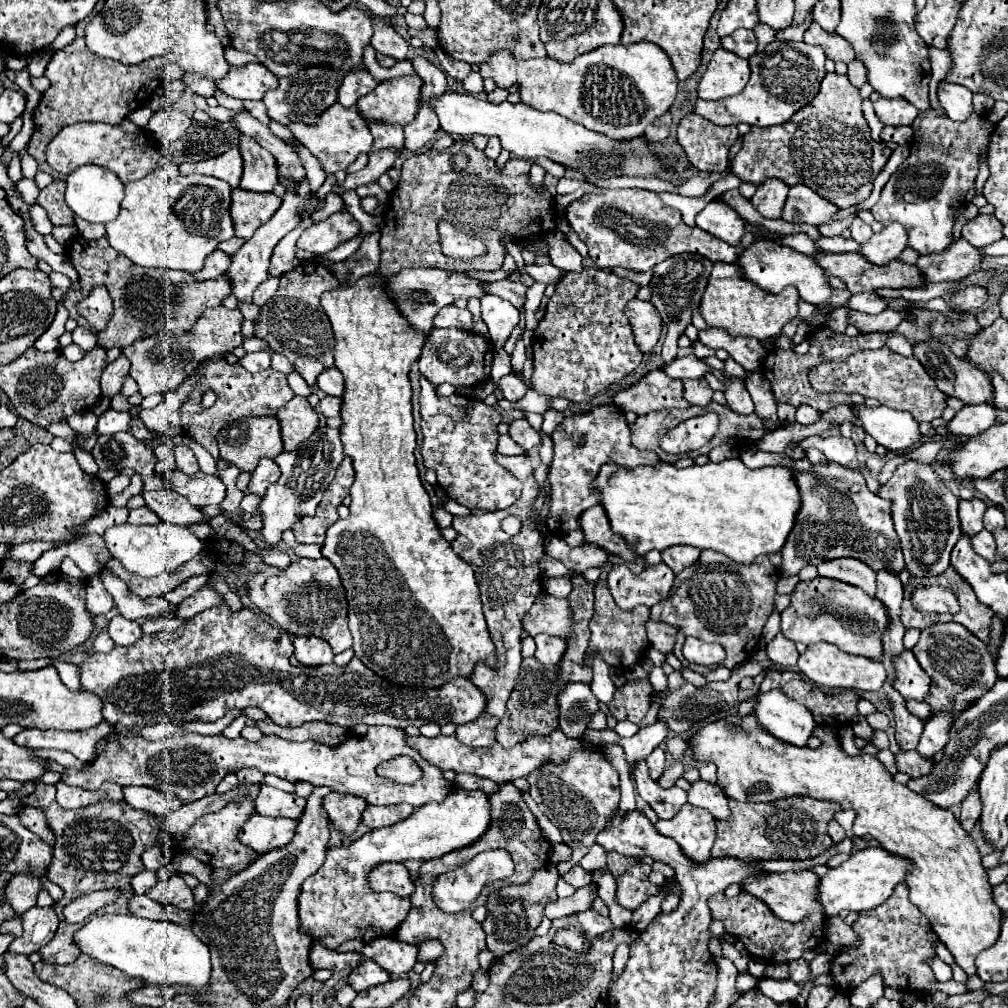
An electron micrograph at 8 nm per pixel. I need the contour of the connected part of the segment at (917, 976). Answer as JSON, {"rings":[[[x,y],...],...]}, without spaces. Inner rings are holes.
{"rings":[[[899,884],[891,898],[879,908],[859,912],[859,918],[853,922],[851,928],[857,932],[859,944],[843,946],[831,960],[833,986],[837,988],[837,992],[851,994],[873,974],[879,974],[885,986],[897,986],[901,990],[907,988],[909,994],[917,996],[923,996],[923,990],[929,984],[937,982],[929,960],[937,956],[935,948],[939,944],[939,938],[925,914],[909,902],[909,890],[905,884]]]}

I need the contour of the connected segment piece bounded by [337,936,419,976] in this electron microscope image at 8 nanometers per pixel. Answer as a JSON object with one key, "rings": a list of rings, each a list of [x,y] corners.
{"rings":[[[393,936],[373,940],[371,944],[359,944],[359,942],[345,944],[343,948],[337,948],[337,950],[363,952],[363,960],[373,958],[381,968],[385,968],[393,976],[403,976],[411,972],[411,968],[417,964],[417,954],[419,954],[417,944],[405,944]]]}

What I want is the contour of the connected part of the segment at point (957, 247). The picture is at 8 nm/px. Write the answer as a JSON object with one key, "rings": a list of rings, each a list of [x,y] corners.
{"rings":[[[963,236],[955,240],[943,252],[925,254],[919,258],[917,268],[923,272],[925,282],[941,282],[941,280],[961,280],[969,274],[981,270],[985,254],[971,246]]]}

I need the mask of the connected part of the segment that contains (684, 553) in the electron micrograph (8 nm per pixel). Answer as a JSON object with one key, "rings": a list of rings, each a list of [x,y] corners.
{"rings":[[[671,546],[667,550],[661,552],[663,562],[677,574],[681,570],[685,570],[687,566],[695,564],[695,560],[699,558],[701,550],[699,548],[691,548],[691,546]]]}

